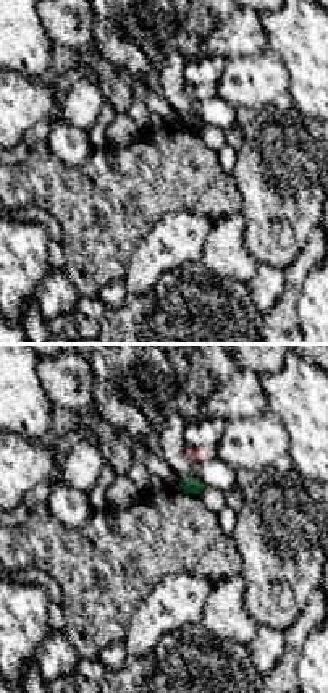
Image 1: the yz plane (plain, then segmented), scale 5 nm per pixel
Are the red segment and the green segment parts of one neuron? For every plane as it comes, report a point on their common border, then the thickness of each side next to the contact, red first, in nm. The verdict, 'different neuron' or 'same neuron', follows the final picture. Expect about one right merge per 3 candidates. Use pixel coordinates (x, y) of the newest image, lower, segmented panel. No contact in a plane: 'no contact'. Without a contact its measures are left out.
no contact

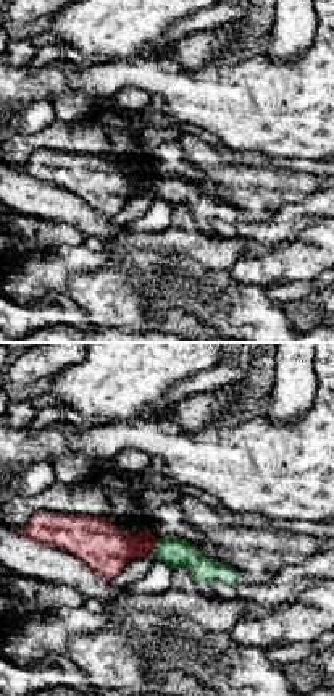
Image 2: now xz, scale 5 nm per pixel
meets red at (154, 548); 240 nm thick on the red side, 140 nm on the other

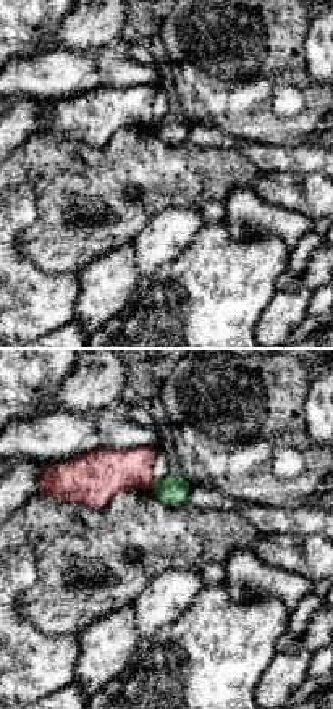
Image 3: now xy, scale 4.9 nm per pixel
meets red at (152, 486); 240 nm thick on the red side, 140 nm on the other

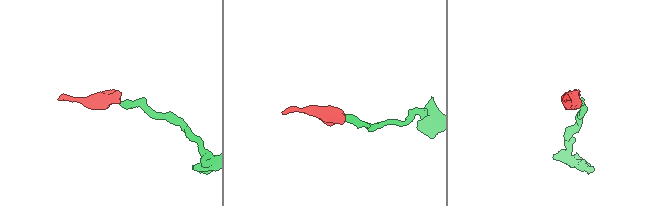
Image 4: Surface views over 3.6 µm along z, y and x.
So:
different neuron

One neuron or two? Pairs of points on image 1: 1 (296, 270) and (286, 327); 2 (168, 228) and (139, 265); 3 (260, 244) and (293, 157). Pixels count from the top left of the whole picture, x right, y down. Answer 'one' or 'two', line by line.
1: one
2: one
3: one

